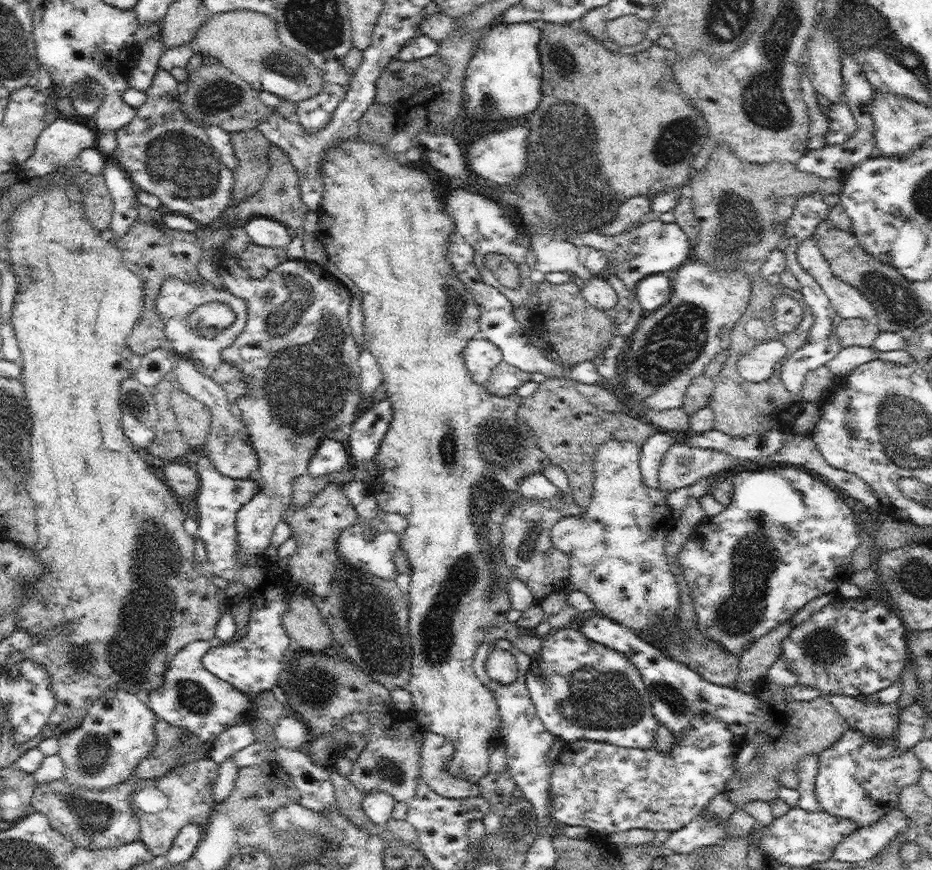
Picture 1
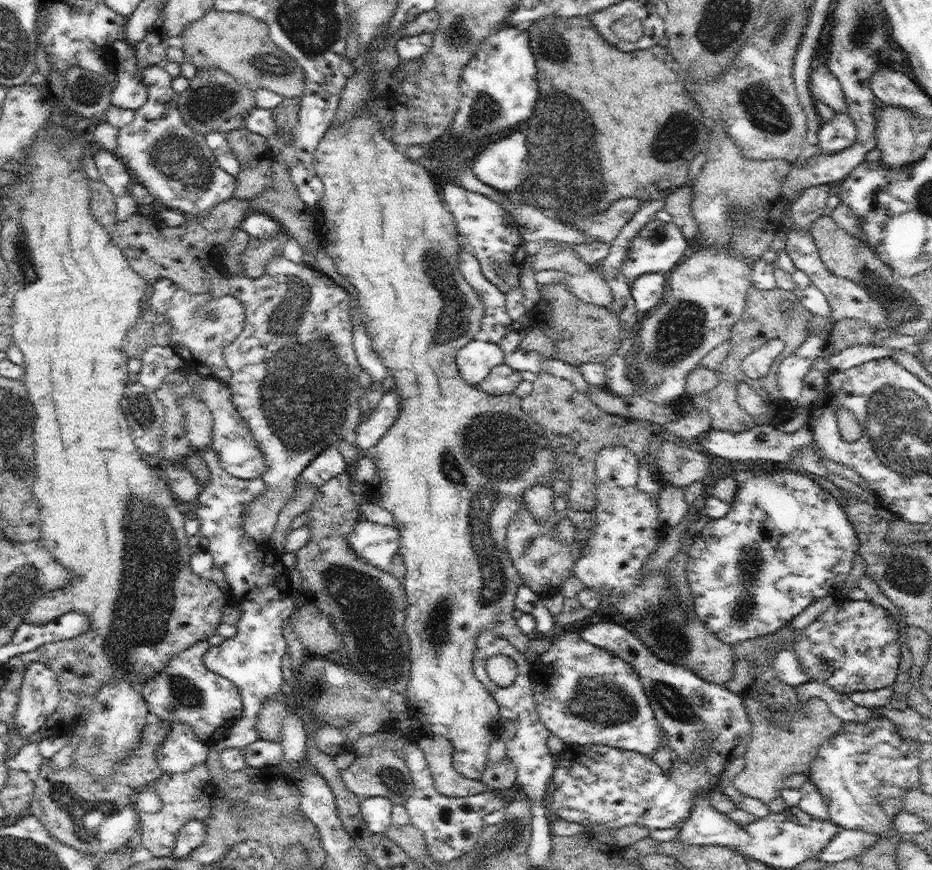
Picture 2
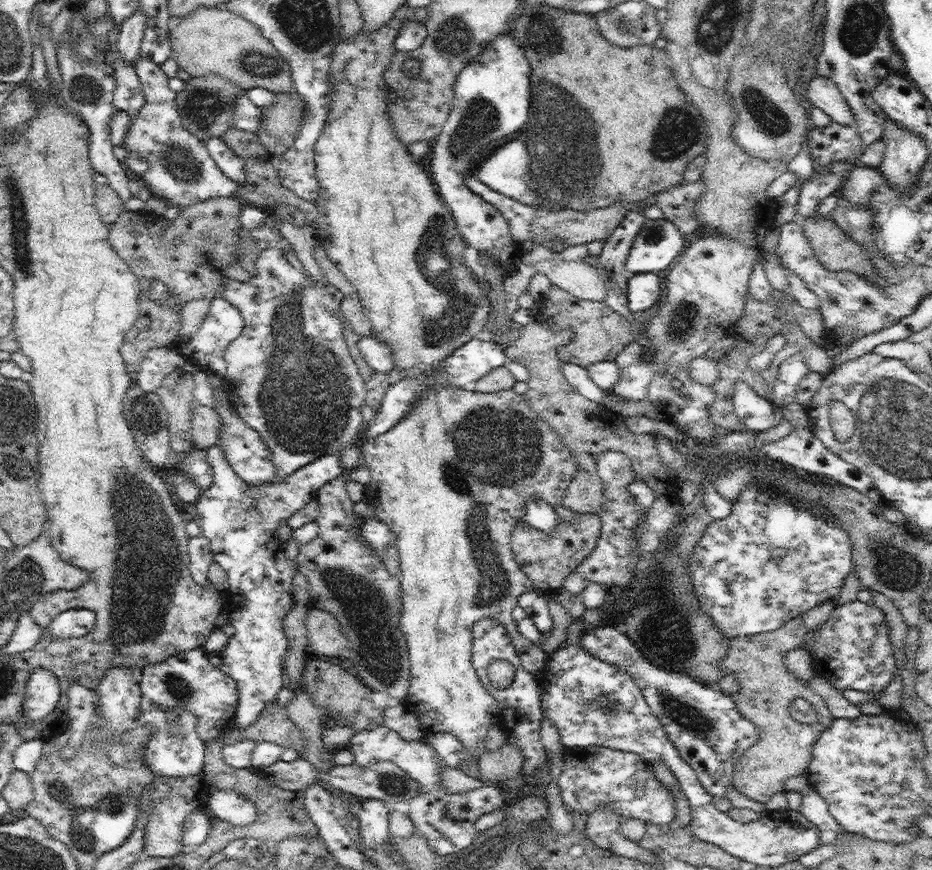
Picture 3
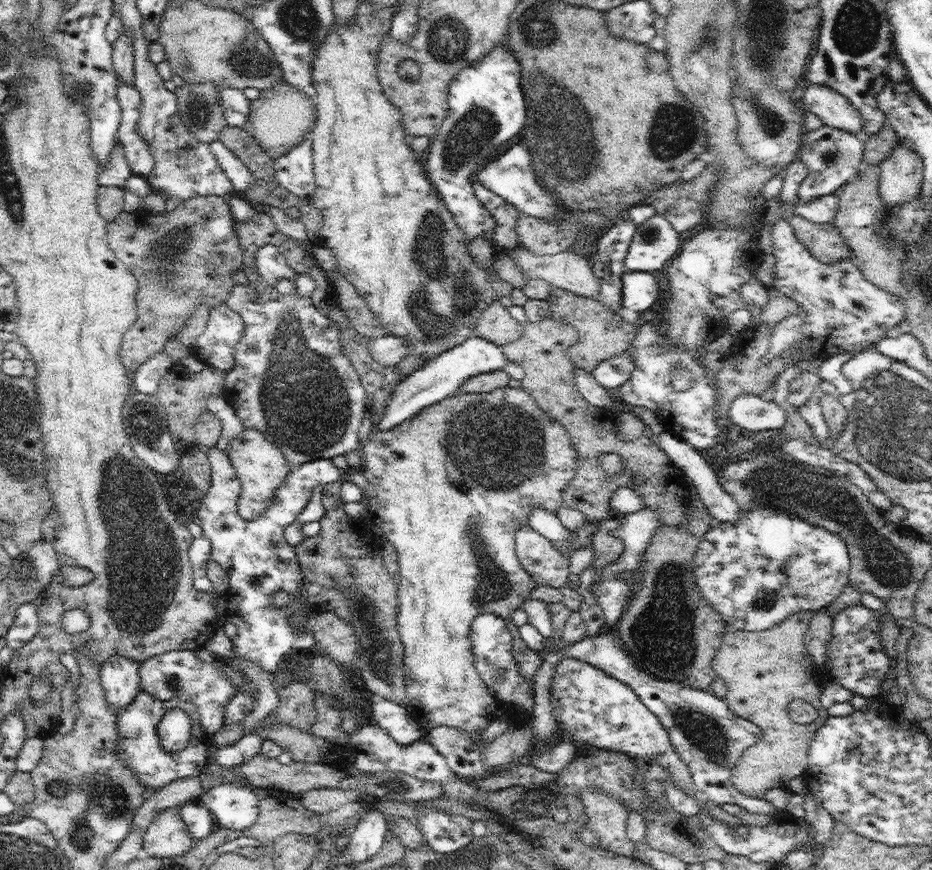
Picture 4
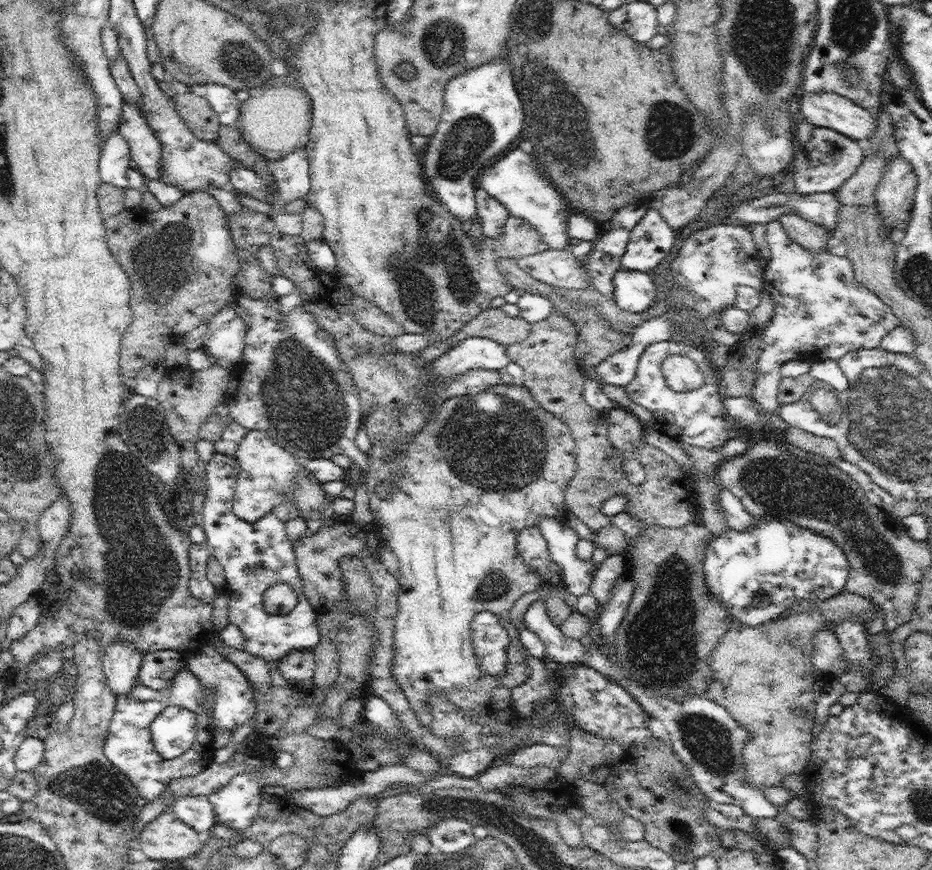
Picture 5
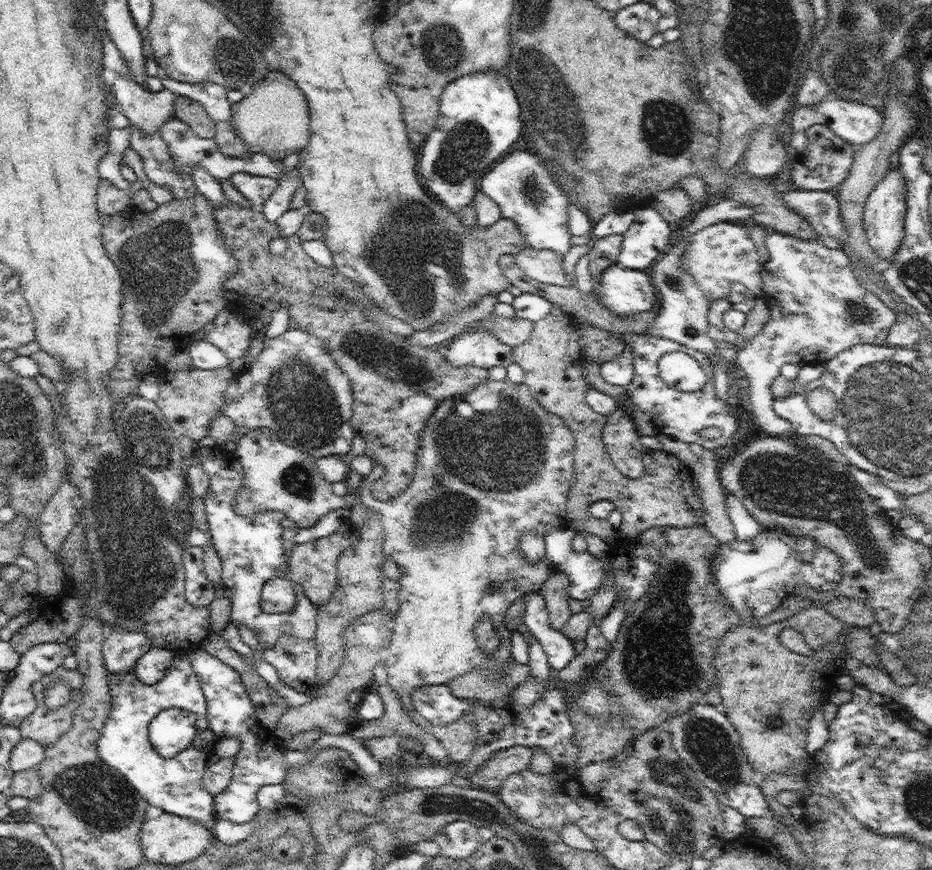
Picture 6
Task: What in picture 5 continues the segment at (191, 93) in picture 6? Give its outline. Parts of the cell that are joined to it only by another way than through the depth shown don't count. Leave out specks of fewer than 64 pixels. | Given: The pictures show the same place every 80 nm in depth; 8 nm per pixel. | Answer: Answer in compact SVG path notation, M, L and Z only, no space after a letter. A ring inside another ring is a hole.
M214 82L212 84L193 84L190 90L209 102L222 124L236 125L241 113L241 100L237 91Z

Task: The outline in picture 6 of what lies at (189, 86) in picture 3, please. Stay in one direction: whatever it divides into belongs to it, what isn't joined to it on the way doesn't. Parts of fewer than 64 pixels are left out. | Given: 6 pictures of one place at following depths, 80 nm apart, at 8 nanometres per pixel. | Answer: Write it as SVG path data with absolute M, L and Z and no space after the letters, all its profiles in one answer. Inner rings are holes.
M177 96L173 104L173 114L183 120L201 139L215 138L215 120L210 118L198 101Z

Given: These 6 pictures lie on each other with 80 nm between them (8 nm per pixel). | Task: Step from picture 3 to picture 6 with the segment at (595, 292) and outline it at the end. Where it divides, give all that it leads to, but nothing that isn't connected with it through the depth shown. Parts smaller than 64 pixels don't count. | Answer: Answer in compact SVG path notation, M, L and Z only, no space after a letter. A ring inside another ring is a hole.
M529 247L515 256L515 263L532 279L564 287L573 284L576 286L576 282L566 277L562 261L563 256L552 249L538 250Z

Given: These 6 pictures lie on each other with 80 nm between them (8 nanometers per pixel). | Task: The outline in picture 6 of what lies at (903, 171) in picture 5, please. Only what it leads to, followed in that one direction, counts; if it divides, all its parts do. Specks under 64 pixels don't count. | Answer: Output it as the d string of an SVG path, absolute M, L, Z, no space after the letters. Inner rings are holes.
M890 169L882 180L870 193L865 204L865 229L870 246L882 257L883 260L892 262L897 248L905 235L905 218L907 213L906 178L903 172Z

